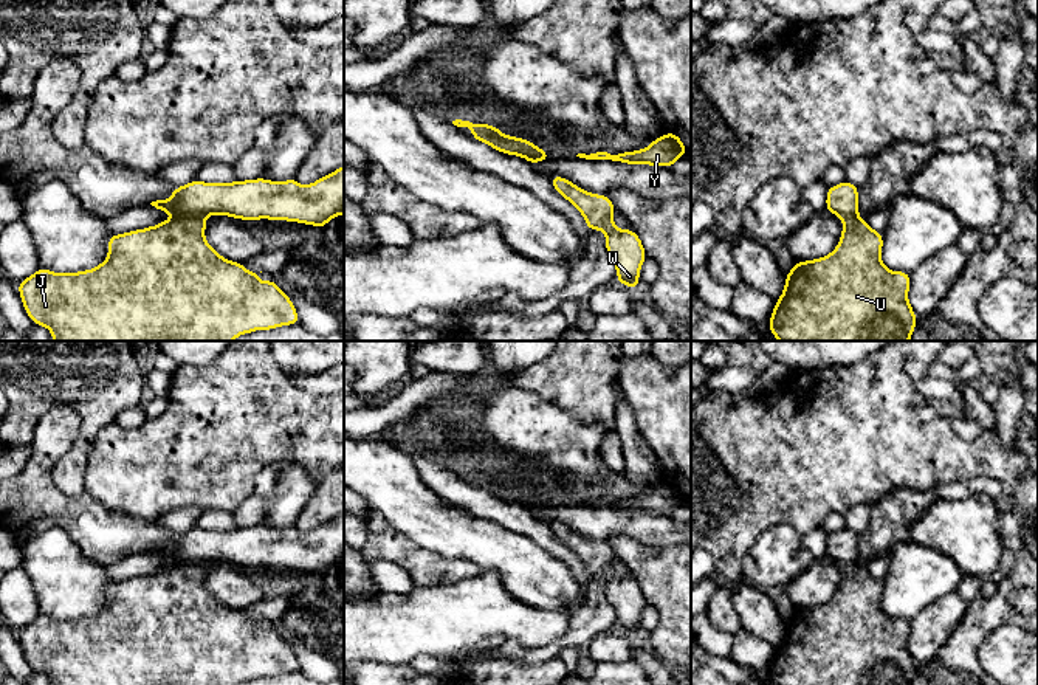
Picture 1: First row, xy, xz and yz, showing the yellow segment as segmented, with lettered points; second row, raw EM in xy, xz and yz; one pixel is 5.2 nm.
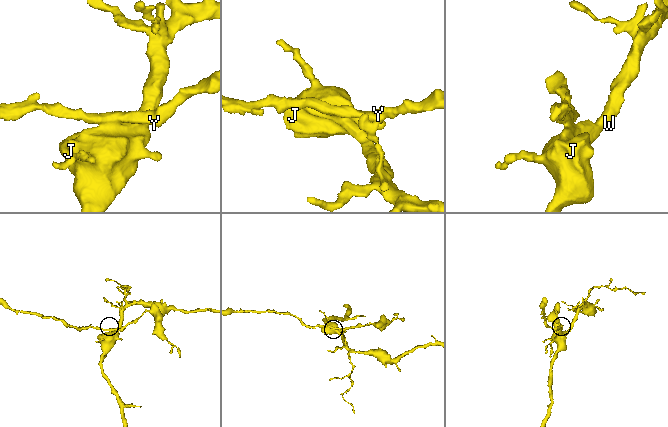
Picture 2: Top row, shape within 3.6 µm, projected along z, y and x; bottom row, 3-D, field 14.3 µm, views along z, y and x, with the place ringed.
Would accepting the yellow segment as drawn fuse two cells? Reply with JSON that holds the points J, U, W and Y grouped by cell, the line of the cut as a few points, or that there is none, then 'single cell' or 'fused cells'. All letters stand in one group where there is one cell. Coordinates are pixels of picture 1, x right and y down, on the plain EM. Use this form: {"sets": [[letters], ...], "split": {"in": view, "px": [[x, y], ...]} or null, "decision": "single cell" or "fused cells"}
{"sets": [["J", "U", "W"], ["Y"]], "split": {"in": "xy", "px": [[203, 563], [175, 564]]}, "decision": "fused cells"}

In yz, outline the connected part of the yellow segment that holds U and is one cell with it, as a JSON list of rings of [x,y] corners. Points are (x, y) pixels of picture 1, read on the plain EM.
[[[861,564],[843,567],[843,578],[835,597],[820,606],[795,609],[784,625],[785,634],[775,651],[768,676],[775,685],[911,685],[917,665],[908,648],[911,623],[891,618],[882,609],[883,583]]]

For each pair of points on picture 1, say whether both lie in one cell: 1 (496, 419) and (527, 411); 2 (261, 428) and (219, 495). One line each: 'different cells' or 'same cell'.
1: same cell
2: same cell

